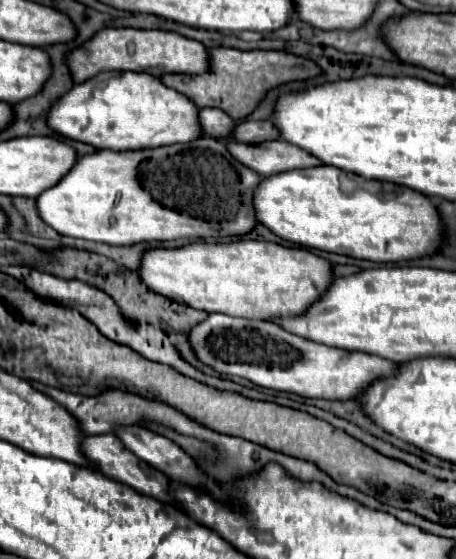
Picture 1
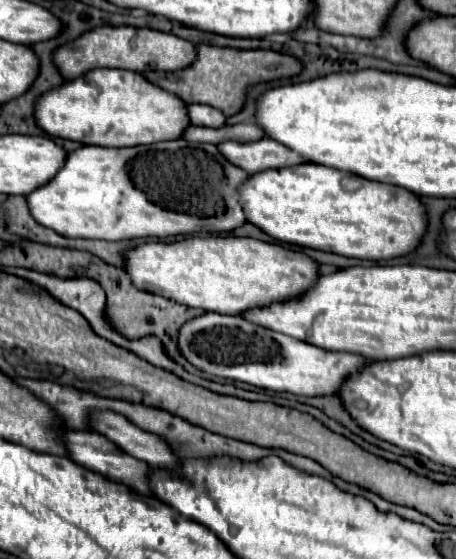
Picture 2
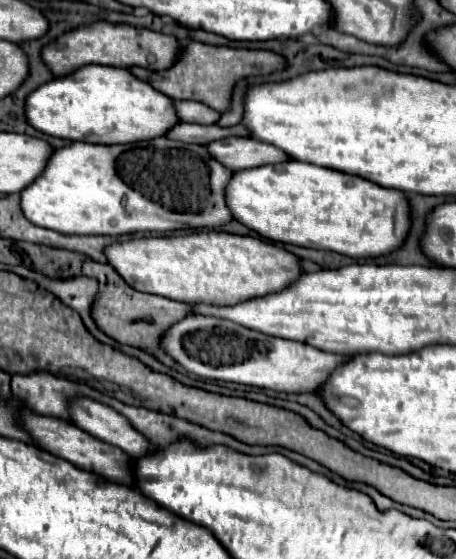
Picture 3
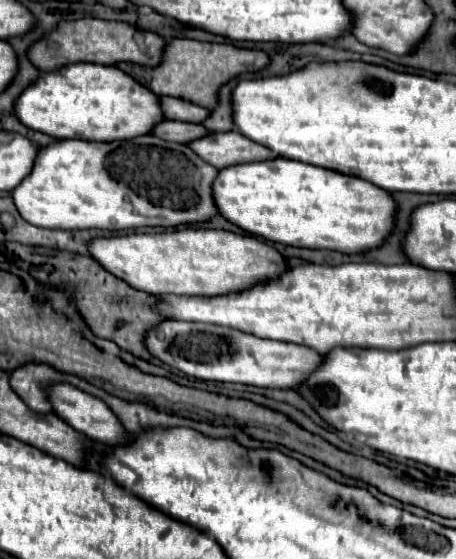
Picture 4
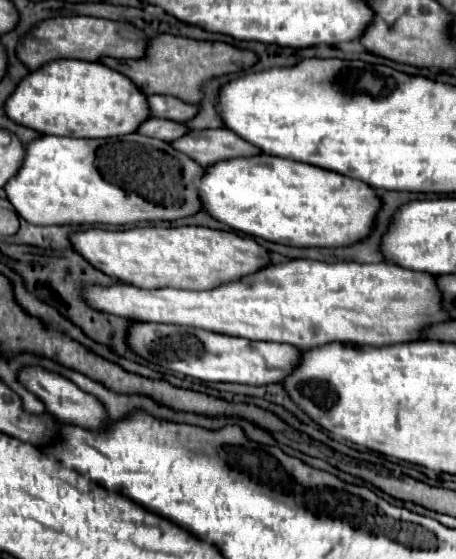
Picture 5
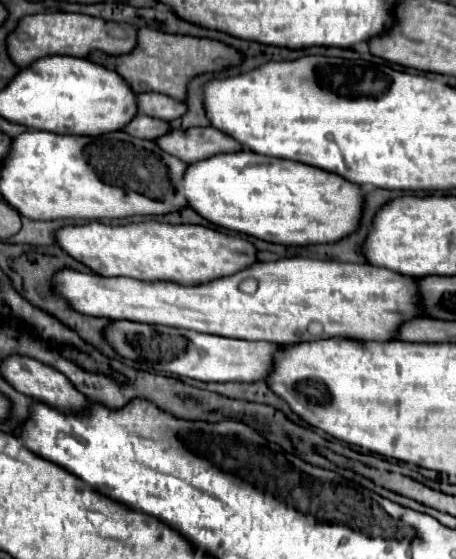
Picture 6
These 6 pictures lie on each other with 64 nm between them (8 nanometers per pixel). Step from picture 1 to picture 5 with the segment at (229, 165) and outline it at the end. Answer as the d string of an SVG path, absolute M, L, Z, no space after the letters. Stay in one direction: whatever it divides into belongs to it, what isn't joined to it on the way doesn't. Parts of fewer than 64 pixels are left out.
M128 134L104 140L44 136L26 144L24 164L18 176L6 184L6 194L16 212L26 222L36 226L126 226L138 222L174 222L178 218L202 212L198 192L202 176L204 166L158 138L148 138L142 134Z

